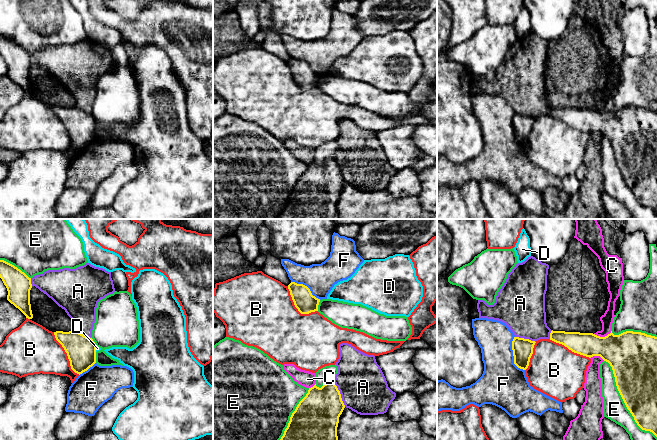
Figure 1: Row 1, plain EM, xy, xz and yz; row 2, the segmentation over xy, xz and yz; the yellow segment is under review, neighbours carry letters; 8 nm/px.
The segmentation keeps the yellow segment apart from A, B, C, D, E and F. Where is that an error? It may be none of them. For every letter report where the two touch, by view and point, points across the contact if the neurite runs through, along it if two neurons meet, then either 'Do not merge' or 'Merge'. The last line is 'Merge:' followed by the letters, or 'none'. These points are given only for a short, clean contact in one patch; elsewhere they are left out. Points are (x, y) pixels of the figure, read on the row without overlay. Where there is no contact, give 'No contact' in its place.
A: Touches yellow at xz (340, 170). Do not merge
B: Touches yellow at xy (67, 130). Do not merge
C: Touches yellow at yz (603, 113). Do not merge
D: Touches yellow at xy (95, 125). Boundary: xy (95, 123), (96, 127). Do not merge
E: Touches yellow at yz (623, 176). Do not merge
F: Touches yellow at yz (513, 131). Boundary: yz (514, 112), (512, 117), (513, 138), (524, 146). Do not merge
Merge: none

